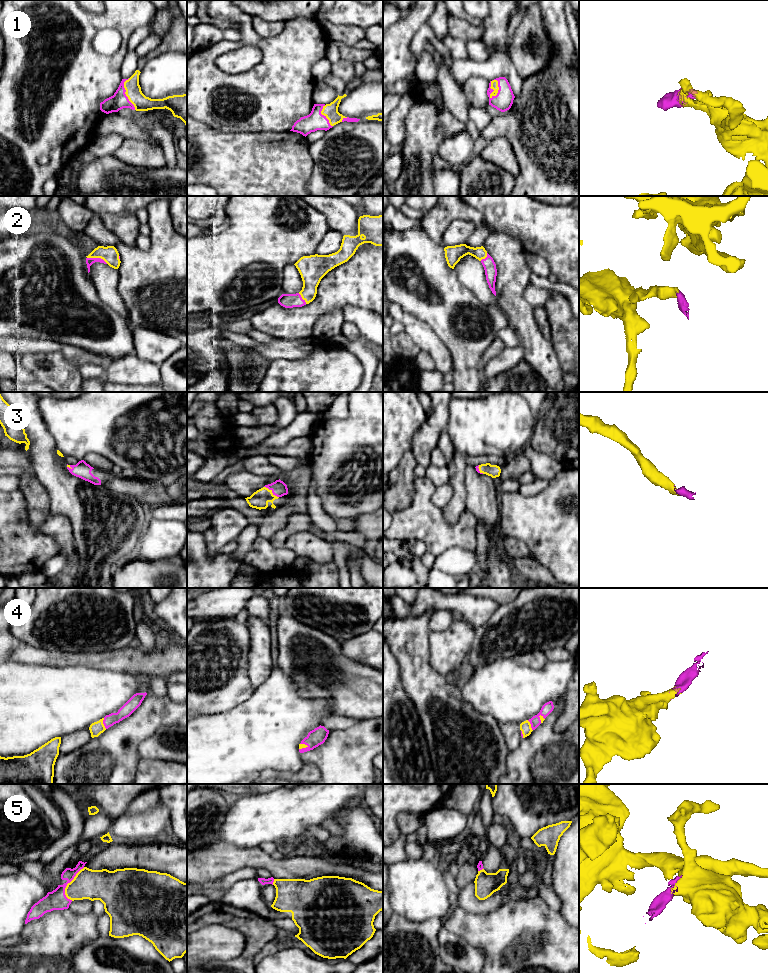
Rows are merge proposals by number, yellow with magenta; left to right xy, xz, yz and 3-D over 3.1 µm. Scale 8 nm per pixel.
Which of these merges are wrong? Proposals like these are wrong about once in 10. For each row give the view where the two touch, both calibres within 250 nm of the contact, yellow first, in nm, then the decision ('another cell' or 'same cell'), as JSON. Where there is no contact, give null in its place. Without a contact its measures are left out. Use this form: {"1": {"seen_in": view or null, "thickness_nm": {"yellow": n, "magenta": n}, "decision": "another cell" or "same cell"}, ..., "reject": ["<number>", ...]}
{"1": {"seen_in": "yz", "thickness_nm": {"yellow": 60, "magenta": 150}, "decision": "same cell"}, "2": {"seen_in": "xy", "thickness_nm": {"yellow": 140, "magenta": 60}, "decision": "same cell"}, "3": {"seen_in": "xz", "thickness_nm": {"yellow": 140, "magenta": 120}, "decision": "same cell"}, "4": {"seen_in": "xy", "thickness_nm": {"yellow": 110, "magenta": 100}, "decision": "same cell"}, "5": {"seen_in": "xy", "thickness_nm": {"yellow": 240, "magenta": 160}, "decision": "same cell"}, "reject": []}

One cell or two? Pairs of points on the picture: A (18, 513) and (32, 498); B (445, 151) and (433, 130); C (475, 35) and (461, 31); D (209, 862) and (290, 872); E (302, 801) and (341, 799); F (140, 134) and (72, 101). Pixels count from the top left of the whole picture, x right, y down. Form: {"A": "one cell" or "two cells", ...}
{"A": "two cells", "B": "two cells", "C": "one cell", "D": "one cell", "E": "one cell", "F": "two cells"}

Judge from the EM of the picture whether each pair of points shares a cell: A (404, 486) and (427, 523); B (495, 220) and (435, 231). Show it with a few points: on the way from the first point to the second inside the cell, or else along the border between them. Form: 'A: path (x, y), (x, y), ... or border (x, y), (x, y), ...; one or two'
A: border (416, 477), (411, 502), (393, 512); two
B: path (480, 212), (452, 212), (448, 216); one

